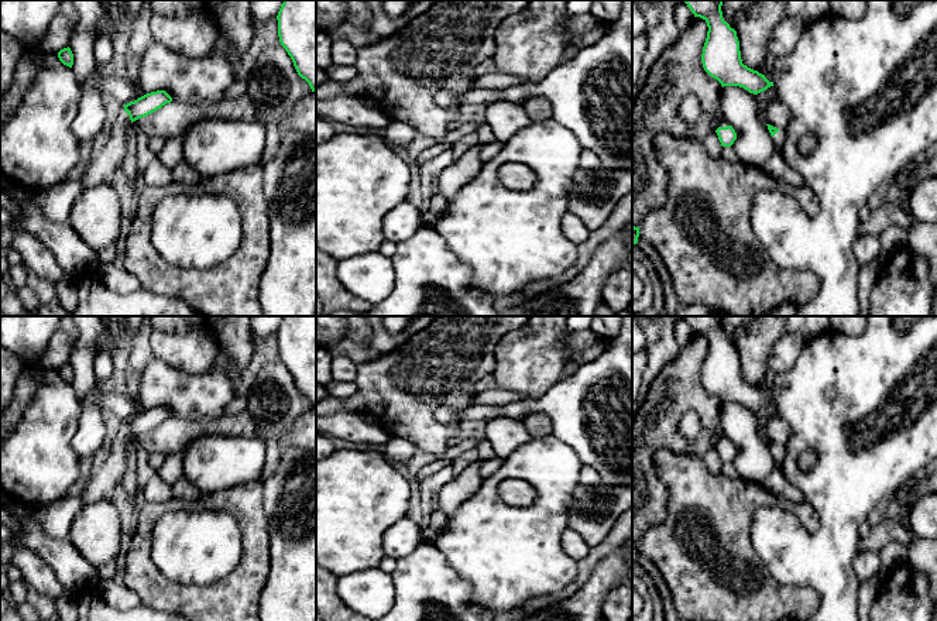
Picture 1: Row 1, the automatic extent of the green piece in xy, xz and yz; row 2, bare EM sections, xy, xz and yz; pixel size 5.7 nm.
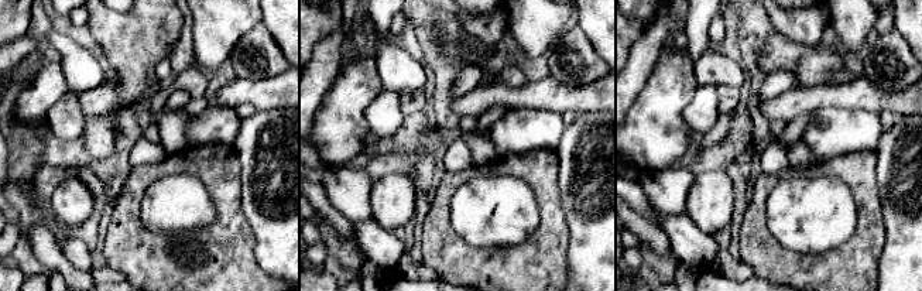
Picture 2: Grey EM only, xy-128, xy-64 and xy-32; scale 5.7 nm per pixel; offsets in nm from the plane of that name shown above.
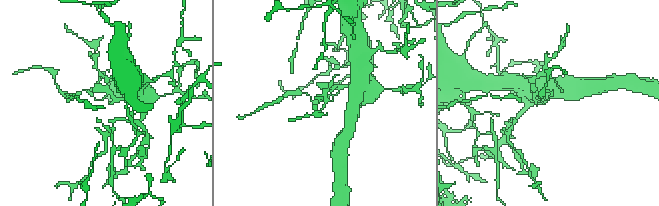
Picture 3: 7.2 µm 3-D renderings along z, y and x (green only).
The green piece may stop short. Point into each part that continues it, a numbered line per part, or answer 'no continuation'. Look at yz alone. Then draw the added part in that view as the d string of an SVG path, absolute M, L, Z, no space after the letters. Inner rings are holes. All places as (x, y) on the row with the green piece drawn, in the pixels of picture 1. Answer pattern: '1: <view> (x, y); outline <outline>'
1: yz (778, 139); outline M779 130L772 138L776 145L776 151L779 151L785 140L785 131Z

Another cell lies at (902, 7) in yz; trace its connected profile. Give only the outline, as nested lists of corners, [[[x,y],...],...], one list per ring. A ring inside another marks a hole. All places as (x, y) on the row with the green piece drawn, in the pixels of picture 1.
[[[893,0],[893,10],[900,16],[906,16],[913,6],[929,0]]]

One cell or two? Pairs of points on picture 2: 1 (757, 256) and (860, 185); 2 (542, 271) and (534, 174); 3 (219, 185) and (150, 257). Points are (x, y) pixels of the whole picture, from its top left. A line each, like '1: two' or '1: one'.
1: one
2: one
3: one

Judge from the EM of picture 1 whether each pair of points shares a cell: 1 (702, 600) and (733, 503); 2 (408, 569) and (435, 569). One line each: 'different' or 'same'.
1: same
2: same

